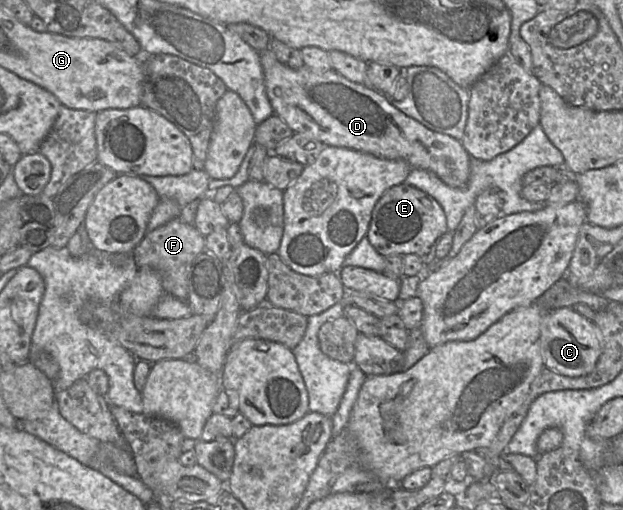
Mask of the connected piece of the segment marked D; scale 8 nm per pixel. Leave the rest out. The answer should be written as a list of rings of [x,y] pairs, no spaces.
[[[270,49],[258,53],[264,74],[266,94],[274,114],[281,117],[294,133],[314,138],[326,146],[348,148],[387,160],[405,160],[413,169],[430,171],[451,187],[458,188],[467,184],[471,157],[459,140],[426,128],[397,109],[386,95],[350,81],[334,70],[317,73],[305,66],[292,69],[280,63]]]

